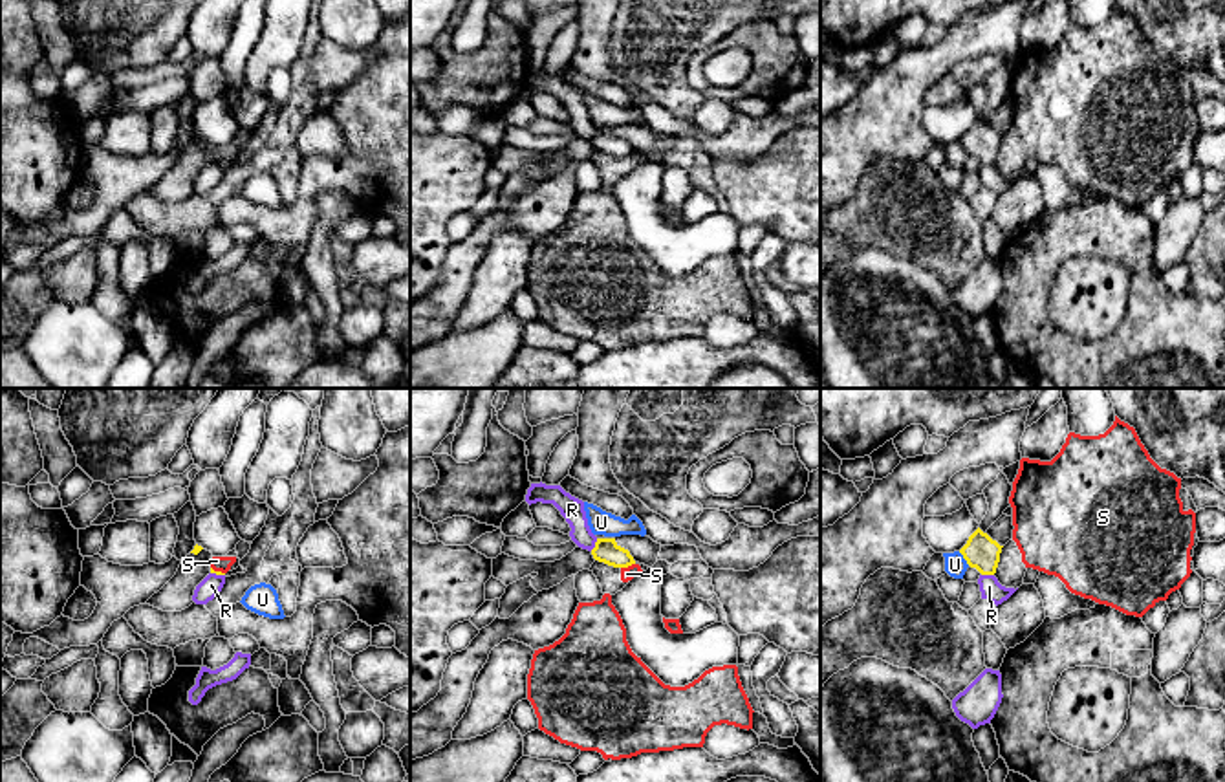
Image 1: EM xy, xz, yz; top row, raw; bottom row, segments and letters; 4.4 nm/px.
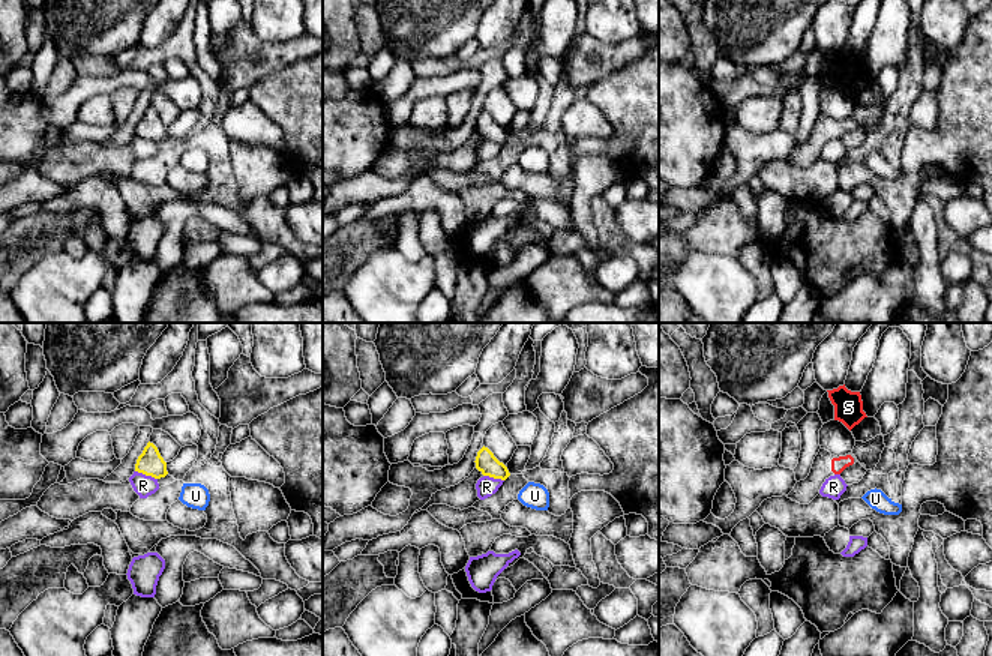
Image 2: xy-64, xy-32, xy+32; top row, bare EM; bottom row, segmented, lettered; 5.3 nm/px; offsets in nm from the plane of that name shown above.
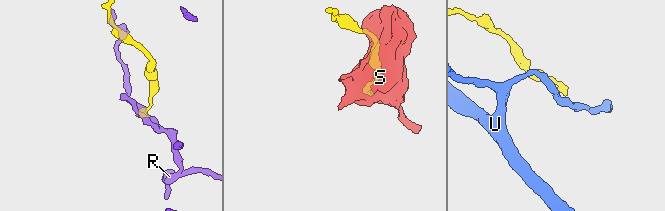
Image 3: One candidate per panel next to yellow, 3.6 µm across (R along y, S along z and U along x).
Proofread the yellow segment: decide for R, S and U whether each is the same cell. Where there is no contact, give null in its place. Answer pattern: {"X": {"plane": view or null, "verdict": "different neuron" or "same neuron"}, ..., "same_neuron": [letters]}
{"R": {"plane": "xz", "verdict": "different neuron"}, "S": {"plane": "xz", "verdict": "different neuron"}, "U": {"plane": "yz", "verdict": "different neuron"}, "same_neuron": []}

